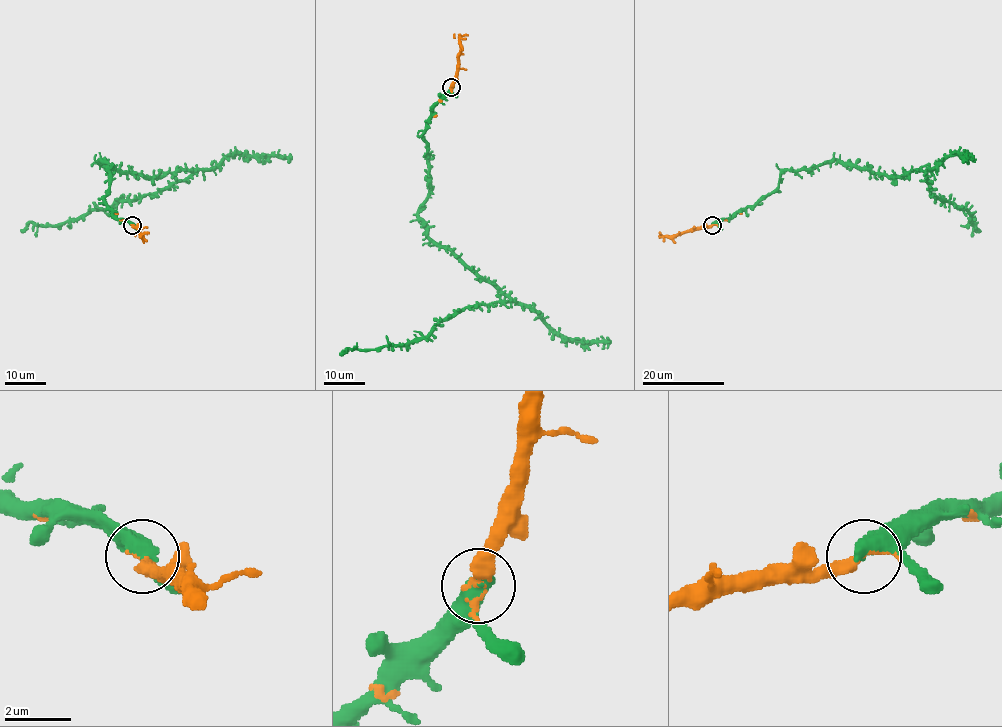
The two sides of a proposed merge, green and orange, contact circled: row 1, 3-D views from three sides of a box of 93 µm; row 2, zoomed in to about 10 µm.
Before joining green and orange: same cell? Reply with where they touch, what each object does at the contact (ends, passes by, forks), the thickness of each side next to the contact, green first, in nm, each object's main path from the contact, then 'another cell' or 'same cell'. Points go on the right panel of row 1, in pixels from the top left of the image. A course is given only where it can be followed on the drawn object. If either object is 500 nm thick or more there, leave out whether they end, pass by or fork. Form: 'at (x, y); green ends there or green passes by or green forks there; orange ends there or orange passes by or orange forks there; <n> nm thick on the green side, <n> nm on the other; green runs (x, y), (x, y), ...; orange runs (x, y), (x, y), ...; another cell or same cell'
at (712, 225); green passes by; orange passes by; 420 nm thick on the green side, 280 nm on the other; green runs (713, 225), (758, 204), (783, 172), (834, 160), (889, 176), (922, 170), (928, 189), (970, 215), (979, 232); orange runs (713, 225), (674, 235), (662, 235); same cell

